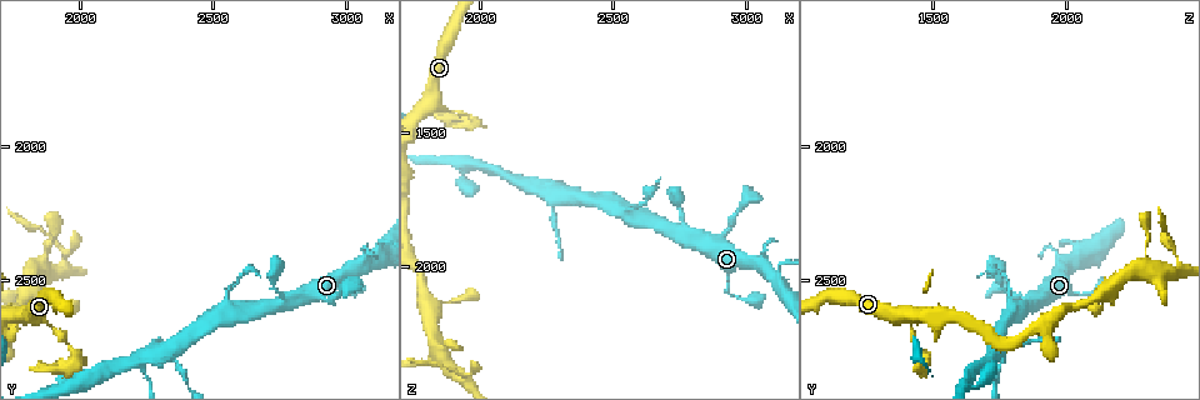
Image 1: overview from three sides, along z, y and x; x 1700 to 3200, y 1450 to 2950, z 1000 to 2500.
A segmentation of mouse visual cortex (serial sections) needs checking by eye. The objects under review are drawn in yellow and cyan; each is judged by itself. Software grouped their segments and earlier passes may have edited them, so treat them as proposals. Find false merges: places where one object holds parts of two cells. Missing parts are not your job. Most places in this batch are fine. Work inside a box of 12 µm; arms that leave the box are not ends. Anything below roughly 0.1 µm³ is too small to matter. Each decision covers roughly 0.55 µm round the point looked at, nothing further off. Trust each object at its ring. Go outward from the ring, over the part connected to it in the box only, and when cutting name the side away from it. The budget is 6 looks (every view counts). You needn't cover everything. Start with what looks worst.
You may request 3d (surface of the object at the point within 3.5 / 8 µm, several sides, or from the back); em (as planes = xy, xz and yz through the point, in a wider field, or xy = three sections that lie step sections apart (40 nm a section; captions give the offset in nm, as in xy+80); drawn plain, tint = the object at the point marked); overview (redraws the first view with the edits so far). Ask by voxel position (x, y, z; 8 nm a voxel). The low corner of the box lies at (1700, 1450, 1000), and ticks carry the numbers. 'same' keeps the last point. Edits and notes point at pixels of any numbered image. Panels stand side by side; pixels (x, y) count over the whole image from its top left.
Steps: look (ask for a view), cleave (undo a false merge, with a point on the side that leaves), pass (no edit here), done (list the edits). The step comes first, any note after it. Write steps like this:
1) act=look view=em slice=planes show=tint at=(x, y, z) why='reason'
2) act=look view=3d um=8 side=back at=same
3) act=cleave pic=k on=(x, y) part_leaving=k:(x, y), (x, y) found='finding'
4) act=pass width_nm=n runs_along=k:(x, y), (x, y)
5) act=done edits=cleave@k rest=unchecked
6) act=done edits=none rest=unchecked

act=look view=3d um=3.5 at=(1910, 2680, 1410) why='a narrow waist'

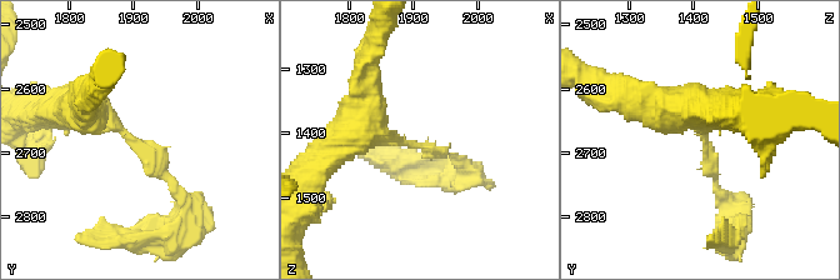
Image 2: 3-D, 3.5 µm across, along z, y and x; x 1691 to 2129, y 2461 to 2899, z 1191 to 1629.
act=look view=em slice=xy step=3 show=tint at=(1910, 2685, 1415)

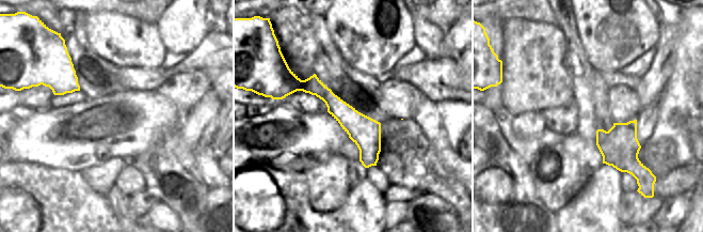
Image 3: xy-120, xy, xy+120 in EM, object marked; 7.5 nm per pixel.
act=pass arm_widths_nm=100,500 runs_along=3:(287, 89), (318, 88), (373, 163) found='continuous, no second cell'

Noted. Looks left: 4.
act=look view=3d um=8 side=back at=(2330, 2750, 1740) why='a narrow waist'

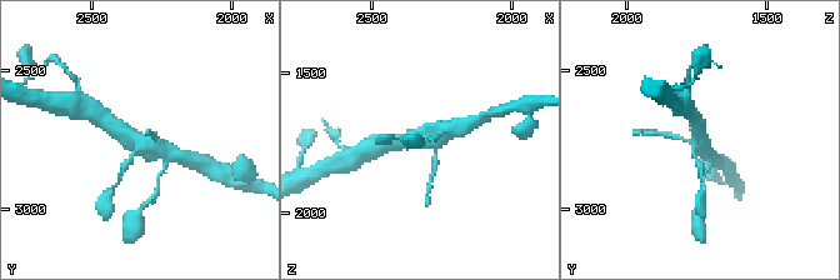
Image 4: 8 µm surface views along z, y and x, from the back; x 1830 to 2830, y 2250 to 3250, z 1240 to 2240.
act=look view=3d um=3.5 side=back at=(2320, 2750, 1740) why='closer look'

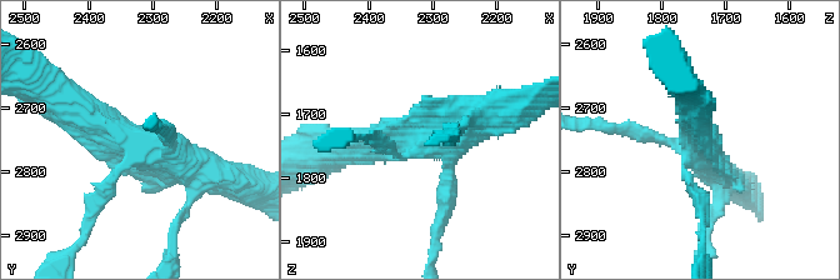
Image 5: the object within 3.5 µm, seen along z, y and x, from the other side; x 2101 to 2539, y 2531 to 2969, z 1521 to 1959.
act=look view=em slice=xy step=5 show=tint at=(2330, 2760, 1735) why='shape alone is not enough'

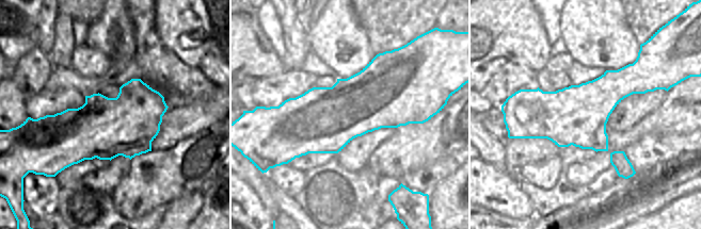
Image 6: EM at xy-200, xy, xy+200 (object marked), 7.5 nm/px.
act=pass runs_along=5:(66, 100), (116, 135), (208, 174) found='all the same cell'

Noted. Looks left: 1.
act=done edits=none rest=unchecked

